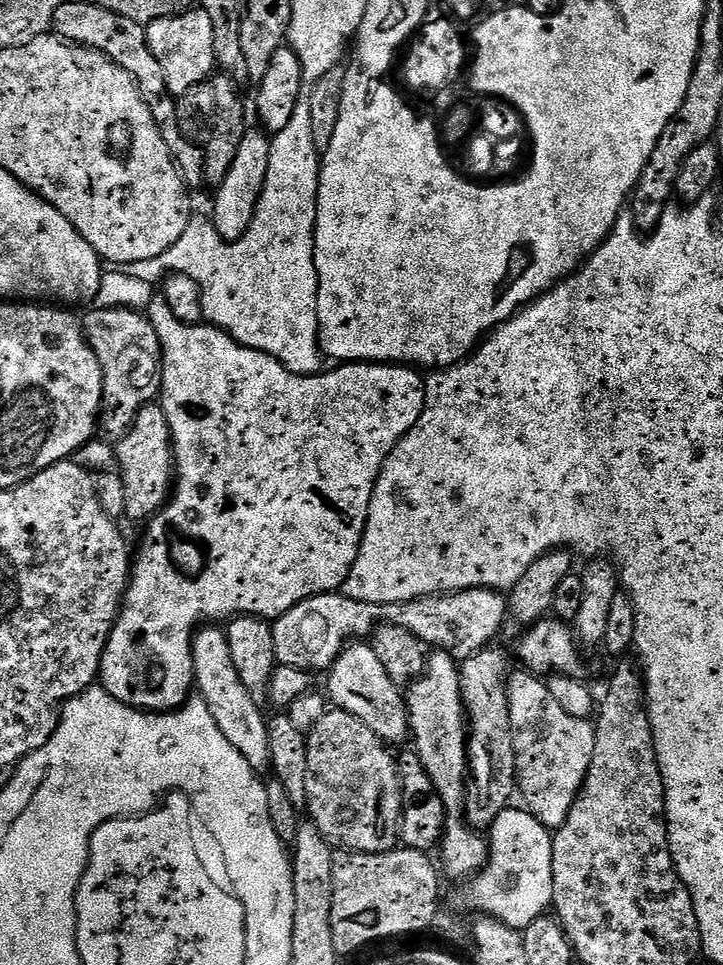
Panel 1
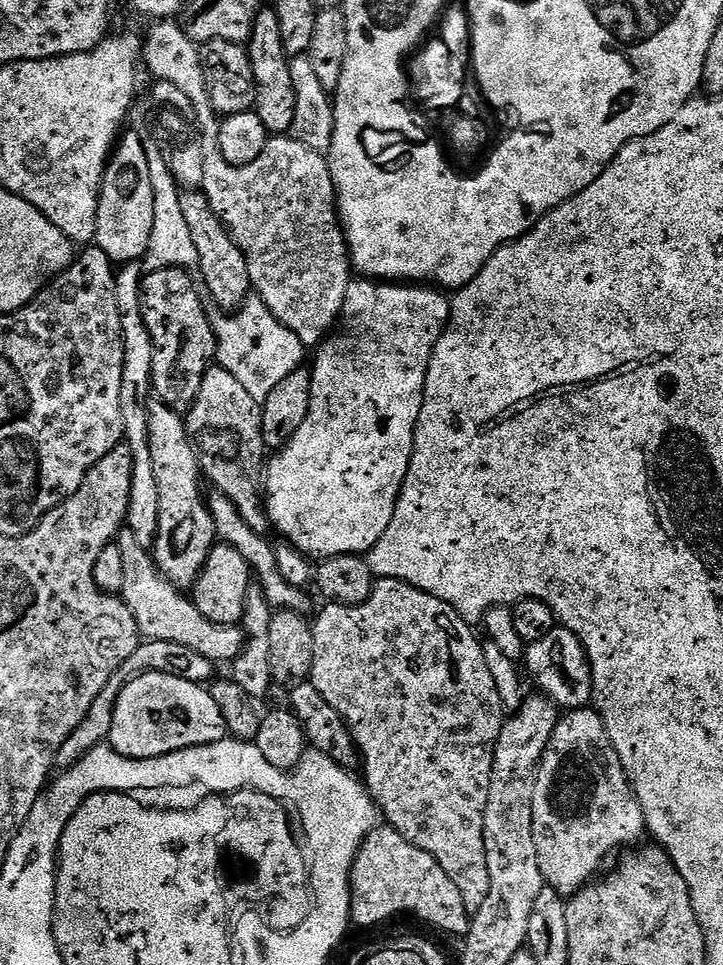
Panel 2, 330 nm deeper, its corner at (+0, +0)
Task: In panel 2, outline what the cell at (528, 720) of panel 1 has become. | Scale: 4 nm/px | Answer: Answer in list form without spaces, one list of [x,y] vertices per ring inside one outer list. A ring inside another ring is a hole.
[[[591,707],[569,711],[561,715],[560,721],[556,723],[536,773],[532,829],[534,846],[538,850],[538,866],[544,875],[545,885],[565,898],[574,895],[585,884],[595,881],[601,871],[599,868],[611,852],[619,853],[629,846],[639,845],[643,841],[640,839],[646,836],[642,806],[628,785],[618,754],[612,749],[604,729],[604,719]]]

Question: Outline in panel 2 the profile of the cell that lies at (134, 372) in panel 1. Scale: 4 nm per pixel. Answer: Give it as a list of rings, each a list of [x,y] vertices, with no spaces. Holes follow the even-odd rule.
[[[181,267],[163,268],[158,272],[148,272],[140,282],[140,314],[144,326],[152,336],[152,384],[151,391],[157,392],[159,399],[168,406],[187,397],[190,386],[195,385],[201,376],[208,373],[215,355],[214,334],[210,324],[204,318],[204,310],[196,296],[191,280],[181,271]]]

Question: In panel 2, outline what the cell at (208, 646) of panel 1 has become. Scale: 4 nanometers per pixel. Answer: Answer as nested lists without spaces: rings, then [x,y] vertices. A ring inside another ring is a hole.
[[[162,402],[151,405],[146,429],[148,459],[152,461],[154,482],[158,486],[158,514],[156,538],[150,553],[159,576],[179,590],[191,589],[200,571],[204,569],[208,555],[218,540],[218,529],[212,520],[209,505],[200,497],[202,473],[200,463],[192,453],[184,420]]]

